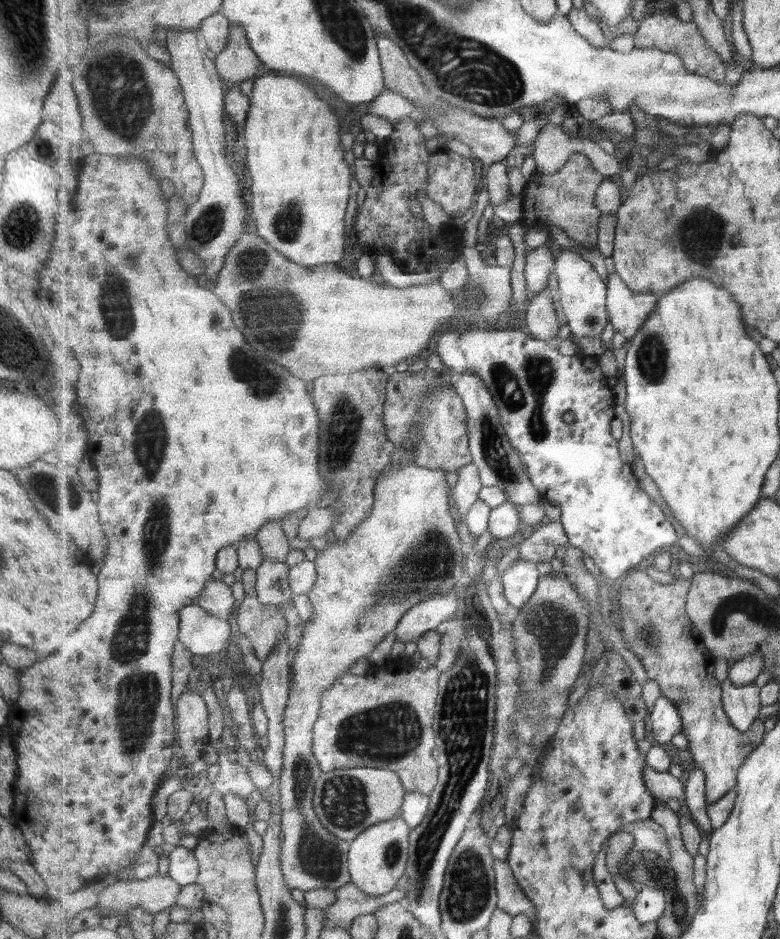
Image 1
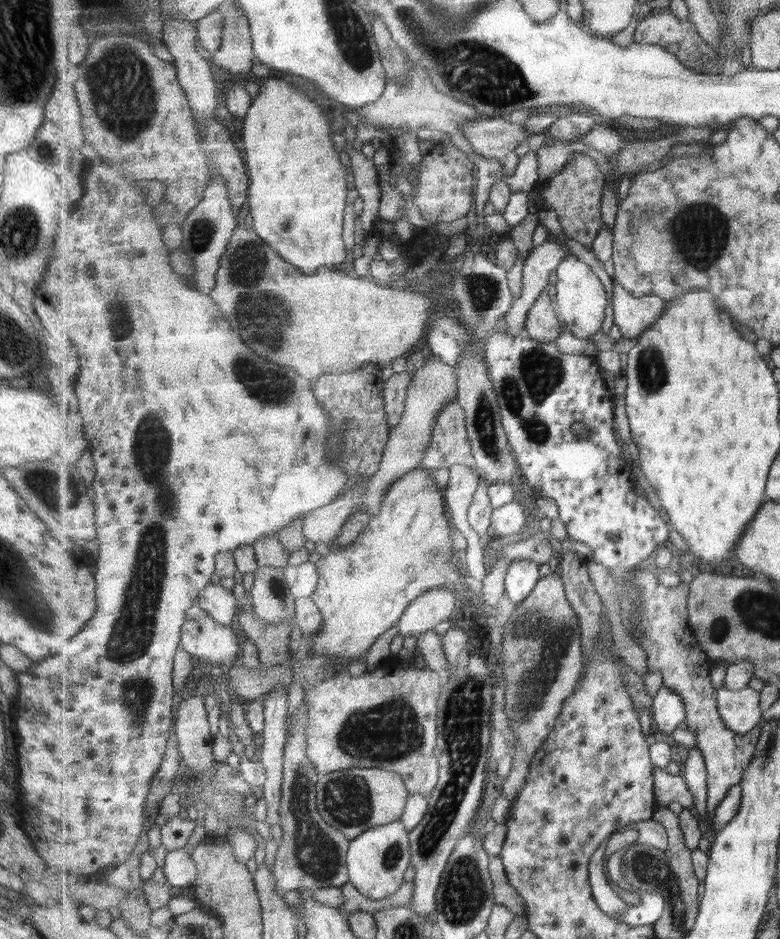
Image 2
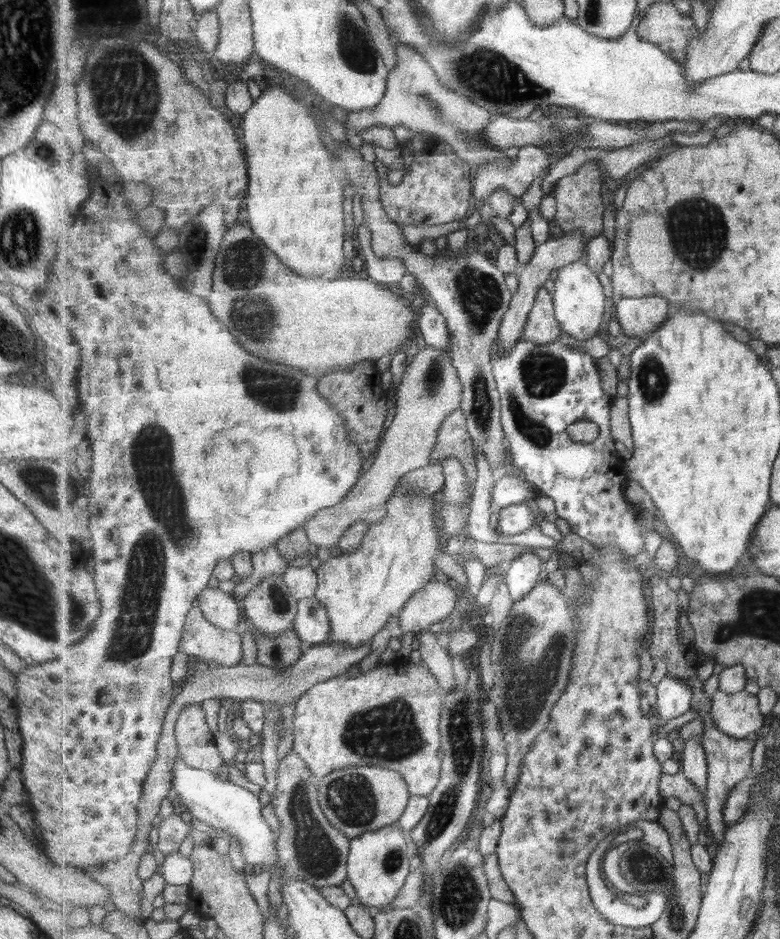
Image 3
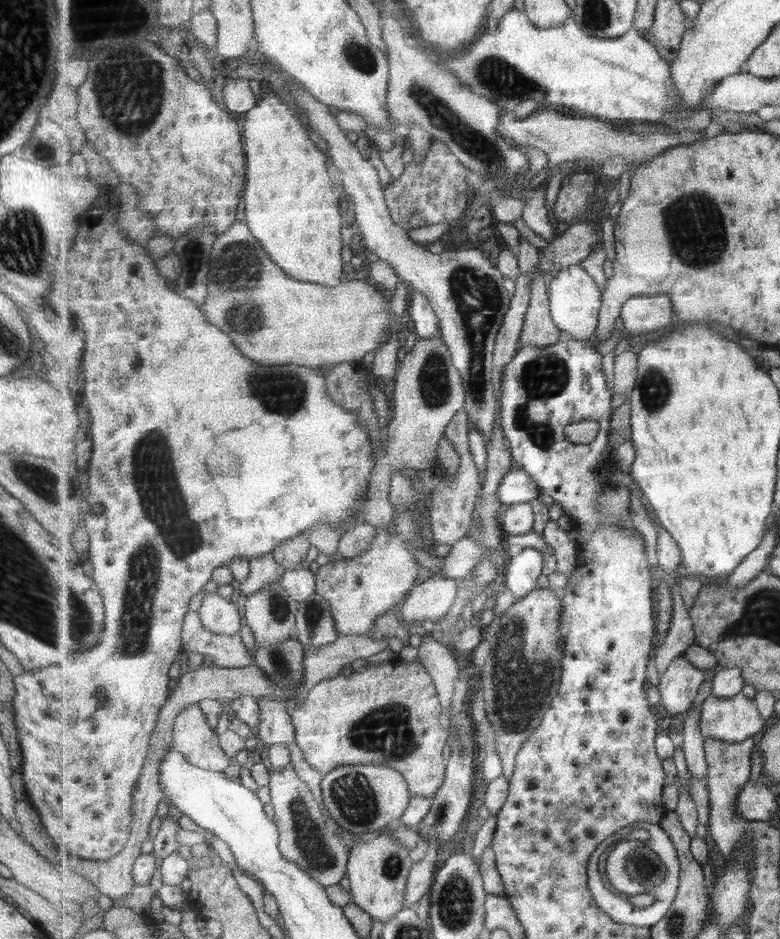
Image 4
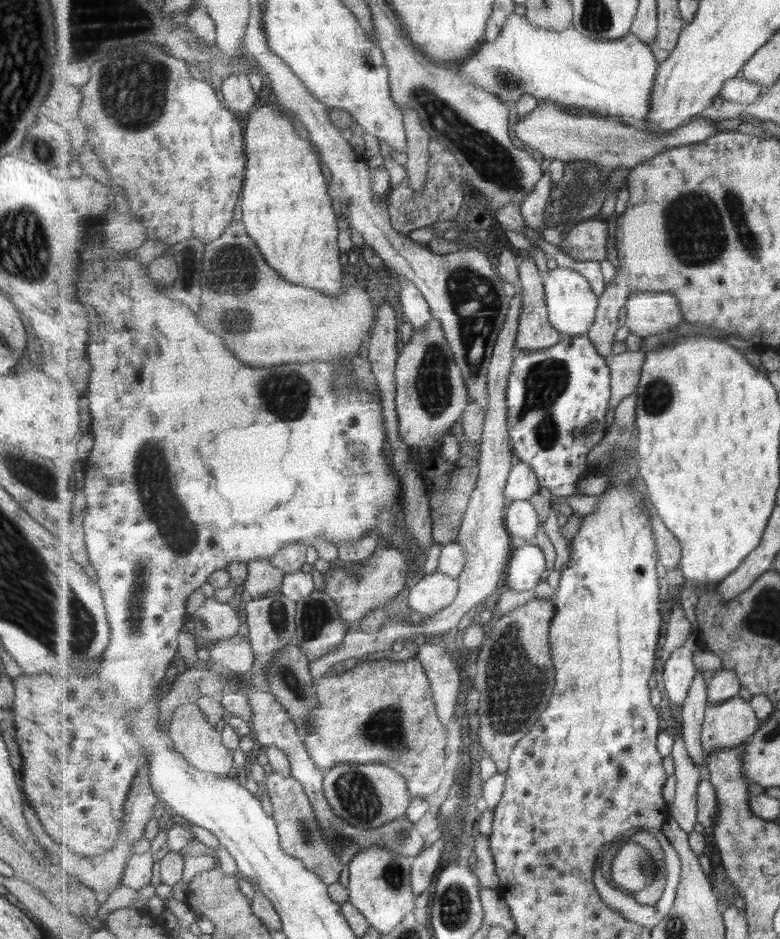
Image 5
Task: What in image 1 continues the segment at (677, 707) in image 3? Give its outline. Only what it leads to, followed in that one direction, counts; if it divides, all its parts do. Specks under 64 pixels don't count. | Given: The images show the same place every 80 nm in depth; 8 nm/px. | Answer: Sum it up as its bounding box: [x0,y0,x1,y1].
[649,695,683,746]

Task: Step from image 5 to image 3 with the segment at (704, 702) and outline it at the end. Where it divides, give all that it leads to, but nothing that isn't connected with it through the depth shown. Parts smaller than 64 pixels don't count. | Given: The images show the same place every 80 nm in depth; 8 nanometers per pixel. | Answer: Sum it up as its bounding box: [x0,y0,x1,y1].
[682,736,708,796]

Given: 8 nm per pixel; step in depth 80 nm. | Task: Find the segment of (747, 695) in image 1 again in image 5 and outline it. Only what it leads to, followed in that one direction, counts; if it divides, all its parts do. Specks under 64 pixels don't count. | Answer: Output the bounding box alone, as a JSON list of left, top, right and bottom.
[702,696,761,757]

